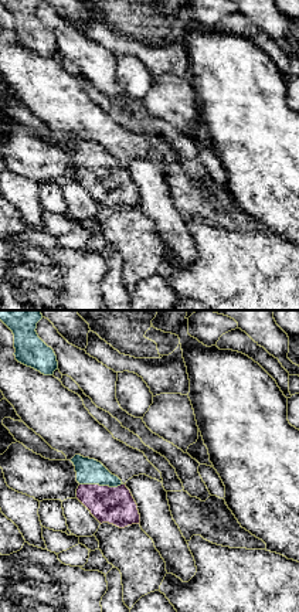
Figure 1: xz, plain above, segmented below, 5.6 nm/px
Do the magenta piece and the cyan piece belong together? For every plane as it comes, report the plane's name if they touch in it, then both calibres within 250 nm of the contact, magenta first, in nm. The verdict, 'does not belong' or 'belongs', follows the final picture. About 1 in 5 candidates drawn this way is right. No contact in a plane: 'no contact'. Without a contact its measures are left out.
contact in xz; calibres 220 and 140 nm

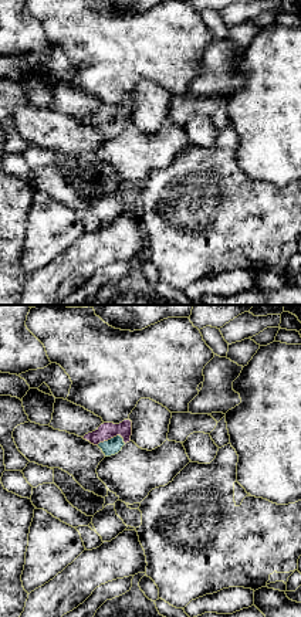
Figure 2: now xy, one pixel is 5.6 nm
contact in xy; calibres 100 and 90 nm

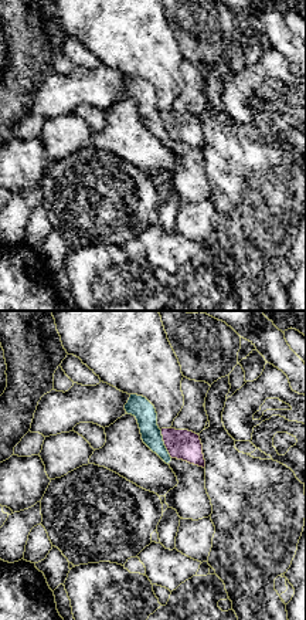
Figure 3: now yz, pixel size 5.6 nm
contact in yz; calibres 170 and 120 nm

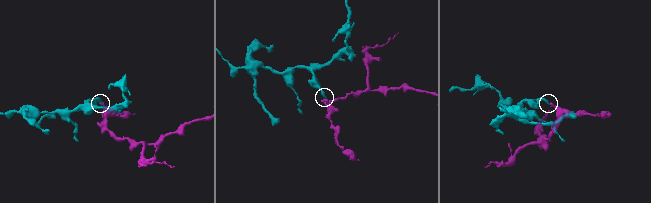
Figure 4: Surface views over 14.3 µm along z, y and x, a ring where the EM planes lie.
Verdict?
belongs

